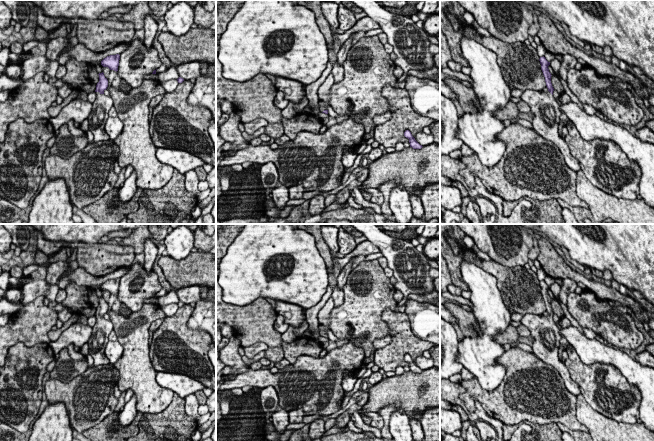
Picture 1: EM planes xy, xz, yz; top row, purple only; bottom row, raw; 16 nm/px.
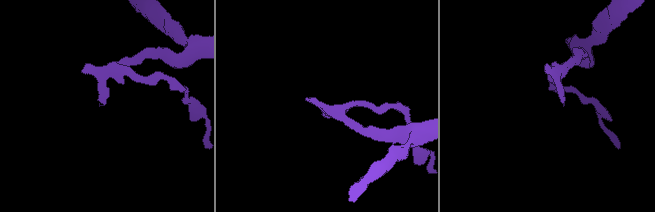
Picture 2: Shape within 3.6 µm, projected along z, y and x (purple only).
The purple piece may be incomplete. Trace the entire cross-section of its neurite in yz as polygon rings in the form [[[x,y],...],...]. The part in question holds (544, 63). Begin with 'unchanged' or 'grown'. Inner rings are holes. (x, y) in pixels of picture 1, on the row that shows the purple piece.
grown; [[[544,56],[540,57],[539,61],[548,91],[525,90],[519,98],[530,107],[533,114],[532,125],[534,131],[558,147],[570,169],[575,172],[580,171],[580,163],[571,155],[567,143],[559,135],[561,111],[558,101],[553,96],[552,75],[548,69],[550,62]]]

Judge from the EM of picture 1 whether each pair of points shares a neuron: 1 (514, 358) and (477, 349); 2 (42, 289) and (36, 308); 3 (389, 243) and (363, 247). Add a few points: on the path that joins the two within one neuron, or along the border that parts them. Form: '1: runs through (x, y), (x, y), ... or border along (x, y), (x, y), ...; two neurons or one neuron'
1: border along (505, 351), (497, 358); two neurons
2: border along (44, 296), (38, 296), (21, 309); two neurons
3: border along (367, 239), (380, 251); two neurons

